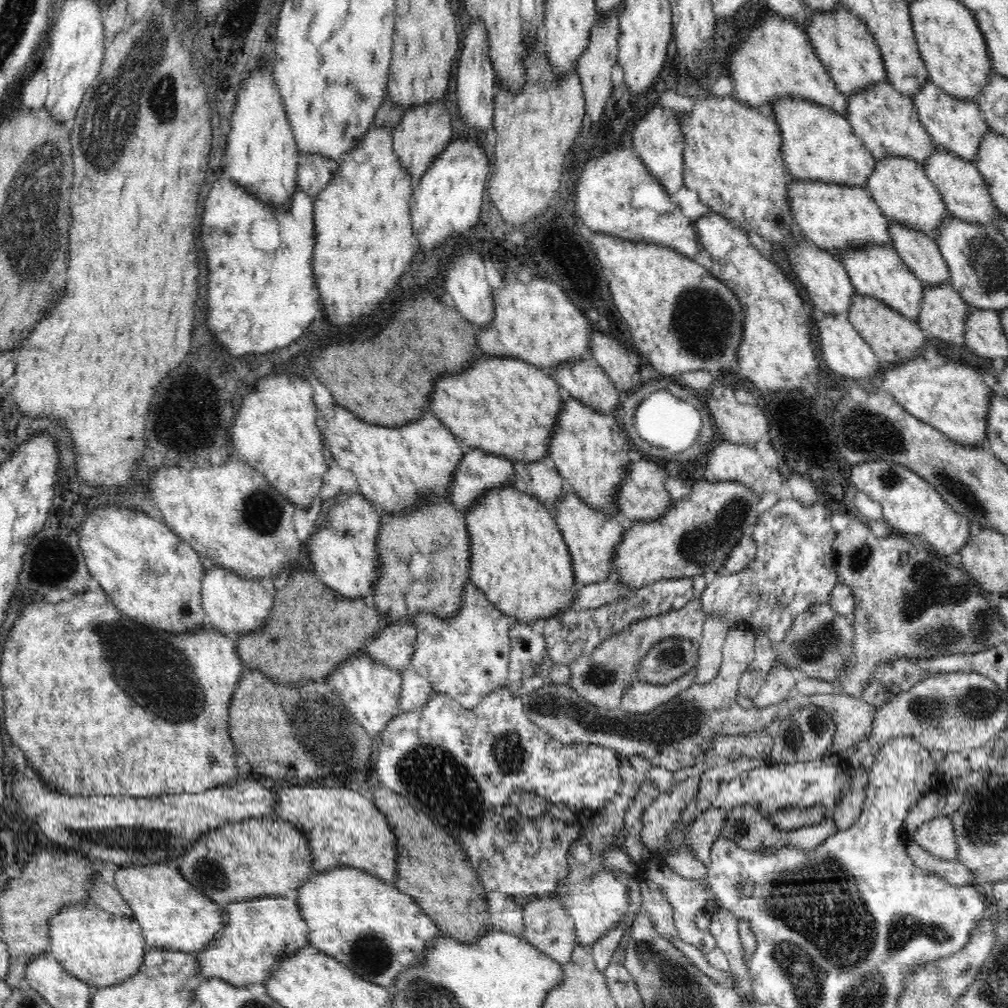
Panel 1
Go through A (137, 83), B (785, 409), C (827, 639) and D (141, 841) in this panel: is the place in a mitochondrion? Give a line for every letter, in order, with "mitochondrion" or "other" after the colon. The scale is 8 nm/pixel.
A: mitochondrion
B: other
C: mitochondrion
D: mitochondrion

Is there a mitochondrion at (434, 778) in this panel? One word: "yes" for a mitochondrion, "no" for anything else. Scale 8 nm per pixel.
yes

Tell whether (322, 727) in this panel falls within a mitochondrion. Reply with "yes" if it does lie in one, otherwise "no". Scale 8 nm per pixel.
yes

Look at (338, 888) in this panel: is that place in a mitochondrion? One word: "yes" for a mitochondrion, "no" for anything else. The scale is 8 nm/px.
no

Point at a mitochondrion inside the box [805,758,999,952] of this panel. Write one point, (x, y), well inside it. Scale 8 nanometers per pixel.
(972, 827)

